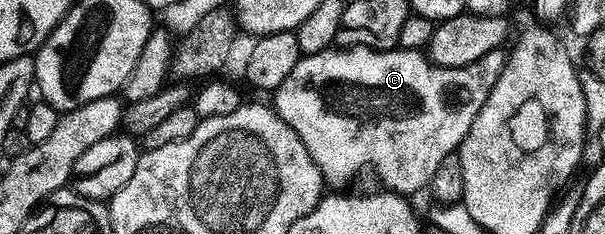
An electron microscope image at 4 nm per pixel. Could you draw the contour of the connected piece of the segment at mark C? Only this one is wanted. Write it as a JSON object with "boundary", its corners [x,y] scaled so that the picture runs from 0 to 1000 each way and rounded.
{"boundary":[[[600,197],[547,205],[527,231],[502,231],[499,239],[499,252],[489,274],[489,291],[483,291],[483,312],[478,316],[476,342],[469,342],[469,359],[463,359],[460,380],[451,389],[450,419],[453,419],[453,436],[450,432],[450,466],[486,551],[489,581],[496,581],[496,598],[502,598],[516,684],[532,722],[534,765],[544,791],[545,778],[552,791],[547,799],[567,799],[562,791],[575,774],[590,726],[598,726],[603,709],[620,709],[625,722],[626,752],[631,756],[633,778],[640,791],[636,799],[643,816],[666,838],[679,838],[678,829],[688,825],[689,812],[702,816],[709,799],[714,752],[721,752],[721,718],[727,718],[727,684],[734,684],[734,667],[749,658],[757,641],[775,547],[780,543],[780,521],[787,509],[788,483],[800,457],[803,415],[813,393],[815,363],[826,338],[838,244],[838,218],[825,205],[807,222],[800,239],[793,239],[793,256],[787,256],[772,282],[727,291],[726,282],[714,278],[696,214],[666,214],[663,205],[617,214]]]}

